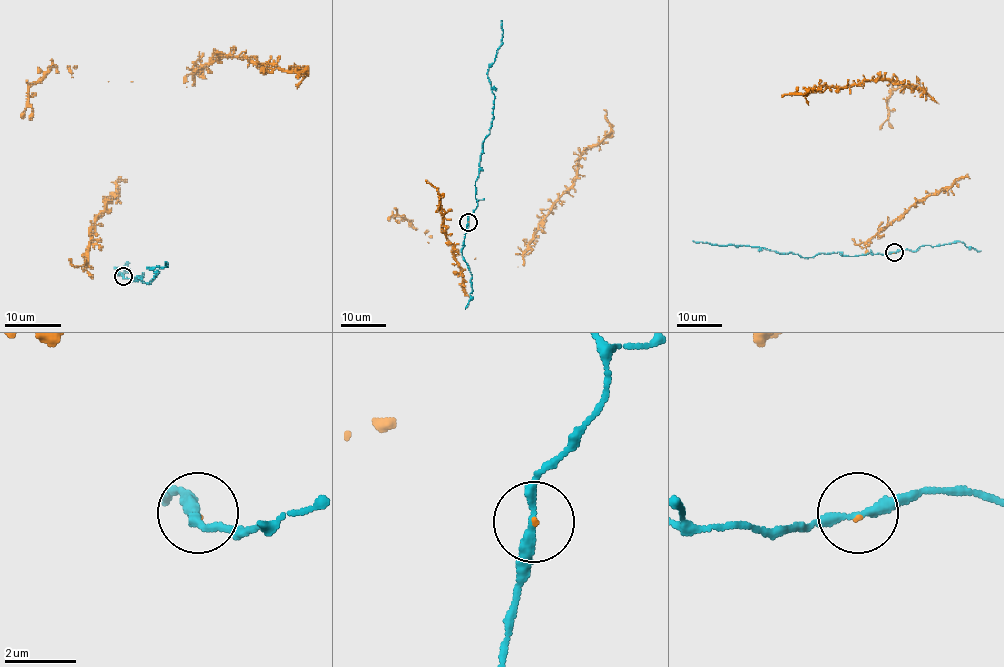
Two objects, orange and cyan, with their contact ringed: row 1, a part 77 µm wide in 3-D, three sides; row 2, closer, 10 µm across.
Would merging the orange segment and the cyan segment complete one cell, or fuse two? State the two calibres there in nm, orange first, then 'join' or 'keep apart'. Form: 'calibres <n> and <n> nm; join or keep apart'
calibres 50 and 260 nm; join

